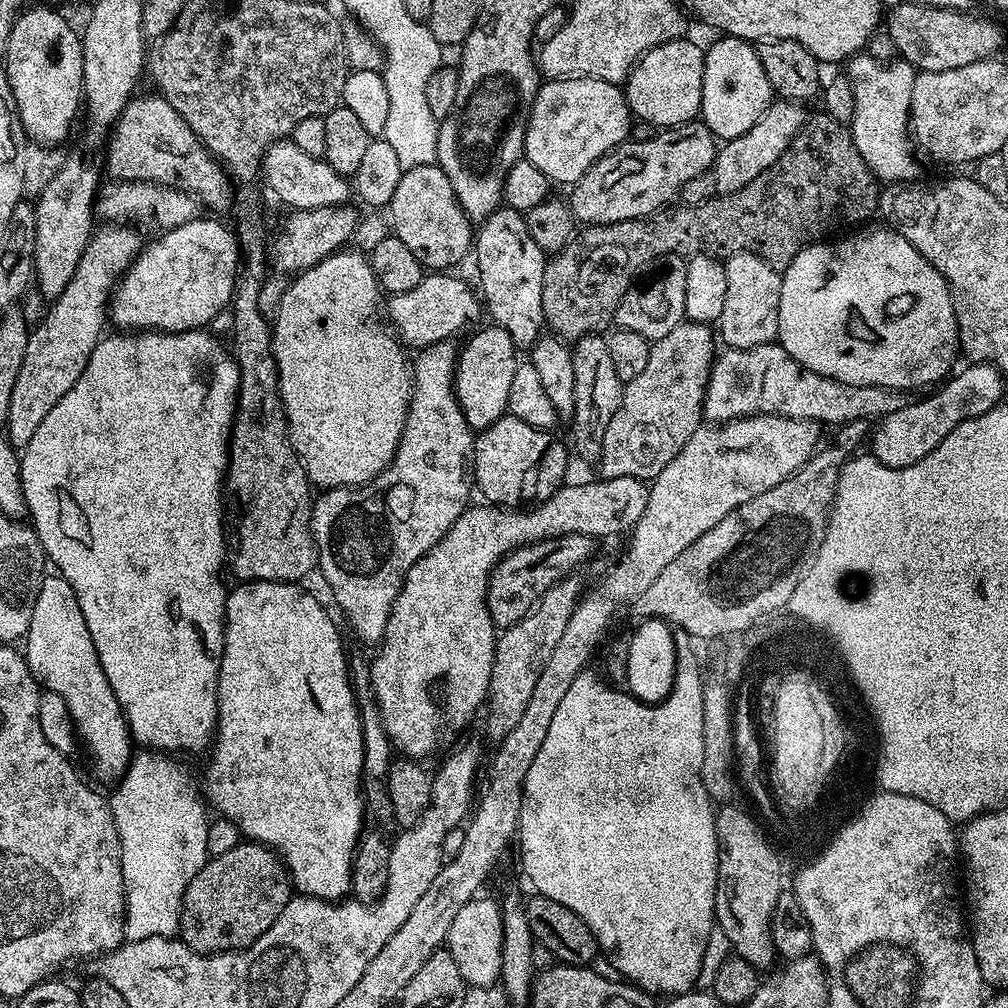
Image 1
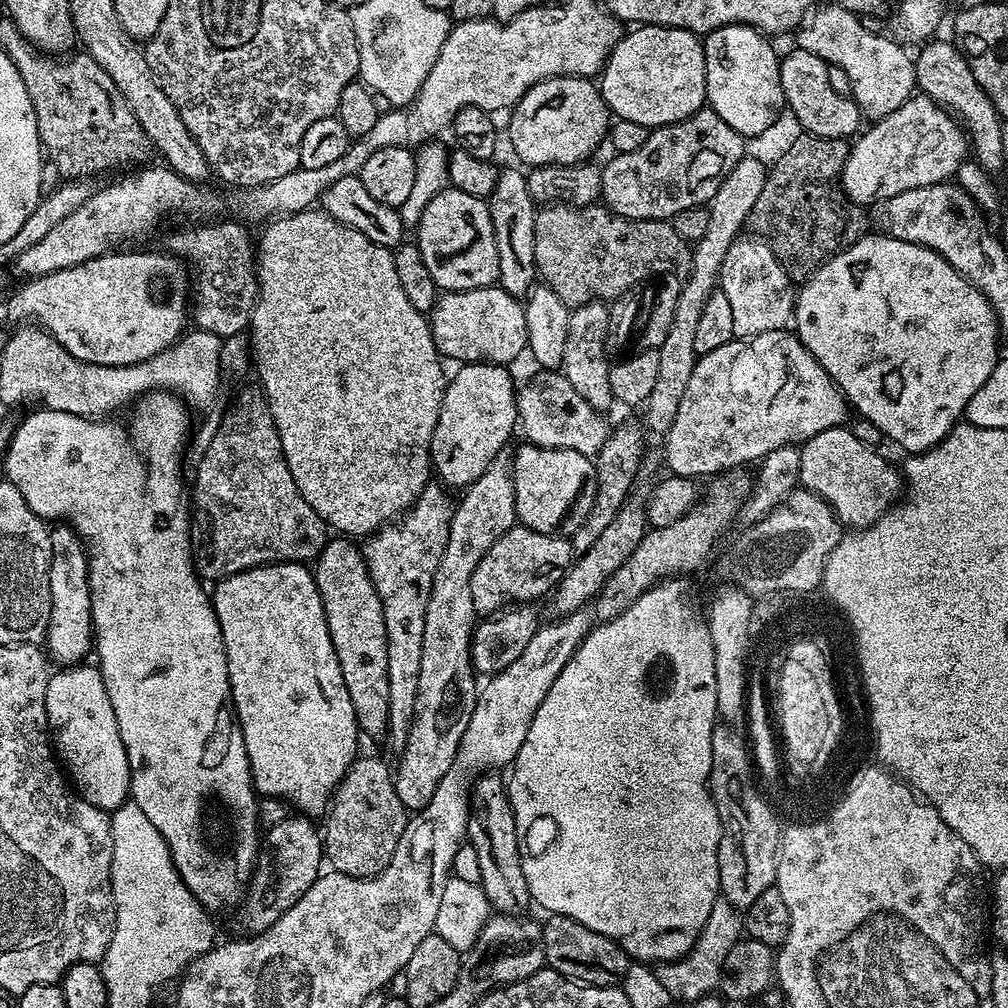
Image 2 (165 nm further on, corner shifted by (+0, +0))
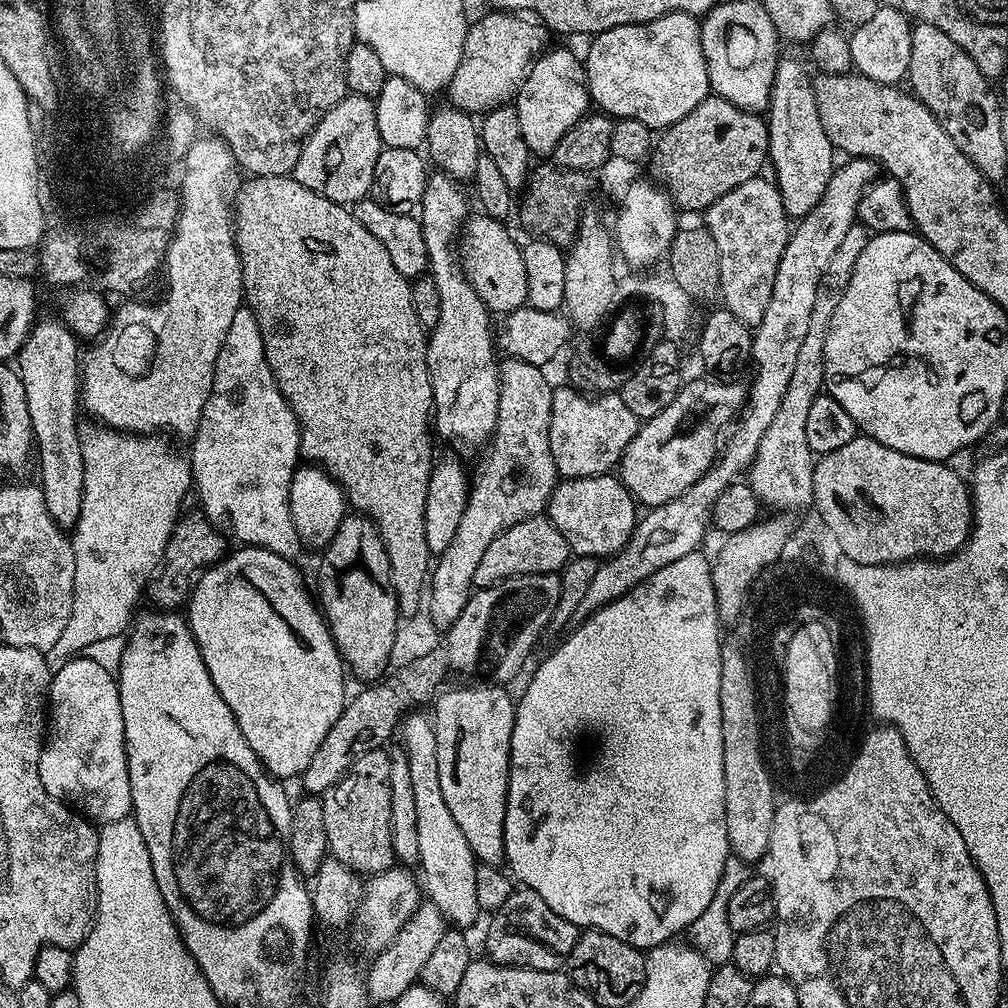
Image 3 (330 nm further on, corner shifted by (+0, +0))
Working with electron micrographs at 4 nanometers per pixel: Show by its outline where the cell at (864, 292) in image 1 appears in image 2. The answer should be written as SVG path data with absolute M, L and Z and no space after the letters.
M865 234L849 248L843 248L835 256L828 257L799 285L794 296L794 331L802 346L810 350L810 354L822 366L822 370L826 370L826 374L840 387L841 394L854 409L855 415L874 422L881 437L888 439L889 436L898 447L905 448L905 453L908 454L929 452L948 437L948 432L963 417L964 407L968 405L970 398L974 398L978 386L982 386L986 378L990 378L998 359L998 325L992 312L992 304L986 297L970 281L962 278L962 274L958 274L958 270L954 270L954 266L950 266L946 258L942 258L934 250L883 234Z

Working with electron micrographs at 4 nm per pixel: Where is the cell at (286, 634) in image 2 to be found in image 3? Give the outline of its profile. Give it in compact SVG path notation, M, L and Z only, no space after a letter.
M240 546L237 549L237 552L229 551L224 559L213 564L211 568L200 575L196 585L192 588L191 596L186 601L186 609L188 608L186 619L198 642L202 662L206 662L206 670L210 670L210 678L214 682L214 686L218 686L218 694L222 694L226 706L230 706L246 742L250 742L250 750L254 750L254 754L264 763L264 769L269 774L277 778L285 778L284 776L296 778L310 766L314 753L318 751L318 746L322 746L326 734L330 734L330 726L334 726L334 722L338 722L338 718L342 714L346 703L346 695L344 696L346 665L340 659L340 652L336 649L332 631L328 629L328 621L324 619L313 593L312 596L308 593L308 588L304 585L299 570L295 568L297 565L265 548Z

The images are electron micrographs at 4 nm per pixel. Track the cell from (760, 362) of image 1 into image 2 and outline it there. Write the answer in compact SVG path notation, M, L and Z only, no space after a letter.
M766 330L766 334L734 338L726 342L726 346L718 346L718 350L710 350L710 354L697 359L694 374L690 374L690 382L686 382L686 394L682 394L682 402L678 402L674 426L670 426L664 438L662 453L671 475L710 478L738 464L755 465L774 450L799 446L814 438L814 434L847 425L849 420L850 405L840 387L822 370L810 350L802 346L795 331Z

